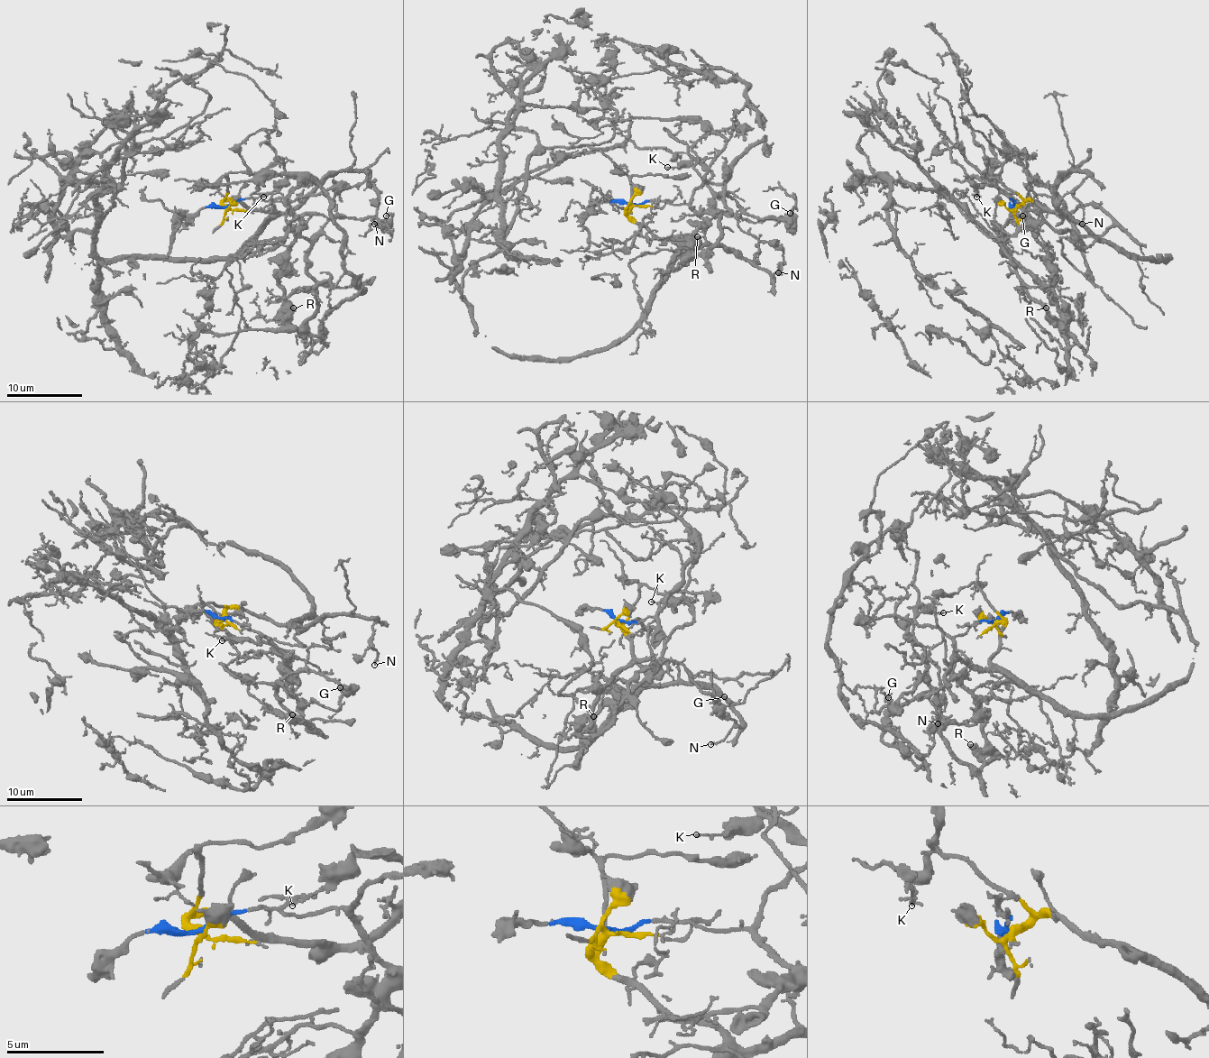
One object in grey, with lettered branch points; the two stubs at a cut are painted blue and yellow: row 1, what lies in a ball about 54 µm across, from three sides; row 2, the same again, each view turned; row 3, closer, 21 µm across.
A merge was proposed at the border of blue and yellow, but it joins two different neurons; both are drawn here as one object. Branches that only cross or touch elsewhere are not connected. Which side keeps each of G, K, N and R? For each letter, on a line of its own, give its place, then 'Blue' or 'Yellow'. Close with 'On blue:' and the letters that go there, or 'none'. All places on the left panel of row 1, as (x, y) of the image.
G: Place: (386, 216). Blue
K: Place: (263, 197). Blue
N: Place: (374, 224). Yellow
R: Place: (293, 308). Blue
On blue: G, K, R

